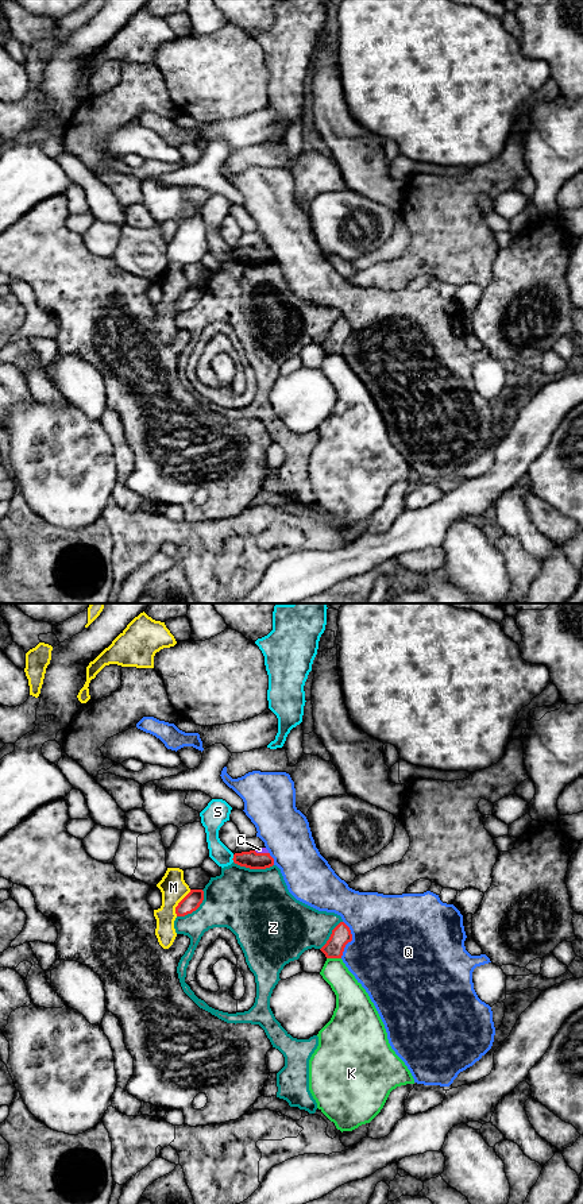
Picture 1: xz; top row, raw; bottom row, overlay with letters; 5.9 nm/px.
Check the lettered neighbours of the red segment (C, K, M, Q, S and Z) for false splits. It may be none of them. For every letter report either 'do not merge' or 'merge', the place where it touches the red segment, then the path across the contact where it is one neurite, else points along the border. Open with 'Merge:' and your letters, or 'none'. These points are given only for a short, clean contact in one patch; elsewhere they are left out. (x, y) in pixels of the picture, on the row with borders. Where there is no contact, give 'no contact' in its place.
Merge: none
C: do not merge; meets red in xz at (261, 853); border along xz (254, 851), (267, 853)
K: do not merge; meets red in xz at (334, 957)
M: do not merge; meets red in xz at (178, 903)
Q: do not merge; meets red in xz at (351, 940)
S: do not merge; meets red in xz at (232, 859)
Z: do not merge; meets red in xz at (254, 868)

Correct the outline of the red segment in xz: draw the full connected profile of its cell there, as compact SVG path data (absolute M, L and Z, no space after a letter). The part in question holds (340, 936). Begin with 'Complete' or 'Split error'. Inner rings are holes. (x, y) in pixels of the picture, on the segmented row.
Complete. M340 922L333 930L327 941L327 943L320 949L327 958L341 958L344 948L352 941L352 934L350 927Z

